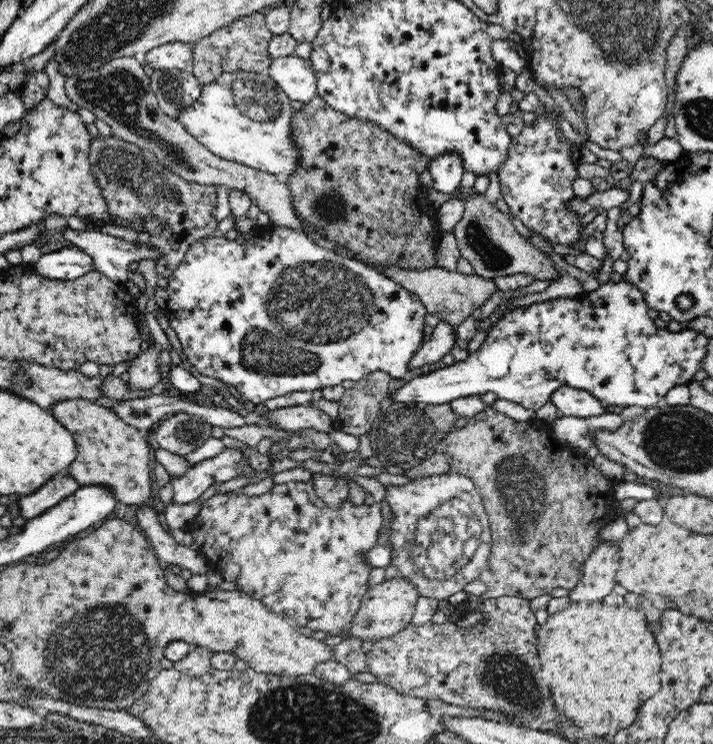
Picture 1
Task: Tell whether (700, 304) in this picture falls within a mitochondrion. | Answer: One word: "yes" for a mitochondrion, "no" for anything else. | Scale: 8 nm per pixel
no

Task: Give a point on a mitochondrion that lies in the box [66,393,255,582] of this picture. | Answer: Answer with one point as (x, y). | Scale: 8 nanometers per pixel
(187, 431)

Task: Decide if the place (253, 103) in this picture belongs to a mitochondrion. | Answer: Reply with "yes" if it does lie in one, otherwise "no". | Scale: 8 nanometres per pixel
yes

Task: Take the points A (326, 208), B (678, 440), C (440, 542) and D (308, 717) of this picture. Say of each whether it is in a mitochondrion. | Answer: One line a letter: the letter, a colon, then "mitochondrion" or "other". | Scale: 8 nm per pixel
A: mitochondrion
B: mitochondrion
C: mitochondrion
D: mitochondrion

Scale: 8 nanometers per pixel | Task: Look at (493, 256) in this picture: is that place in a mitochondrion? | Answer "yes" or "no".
yes

